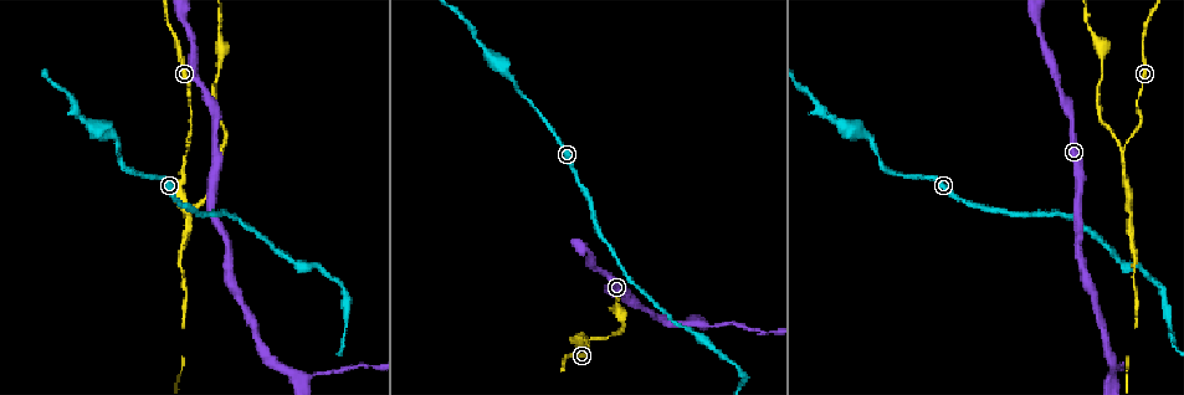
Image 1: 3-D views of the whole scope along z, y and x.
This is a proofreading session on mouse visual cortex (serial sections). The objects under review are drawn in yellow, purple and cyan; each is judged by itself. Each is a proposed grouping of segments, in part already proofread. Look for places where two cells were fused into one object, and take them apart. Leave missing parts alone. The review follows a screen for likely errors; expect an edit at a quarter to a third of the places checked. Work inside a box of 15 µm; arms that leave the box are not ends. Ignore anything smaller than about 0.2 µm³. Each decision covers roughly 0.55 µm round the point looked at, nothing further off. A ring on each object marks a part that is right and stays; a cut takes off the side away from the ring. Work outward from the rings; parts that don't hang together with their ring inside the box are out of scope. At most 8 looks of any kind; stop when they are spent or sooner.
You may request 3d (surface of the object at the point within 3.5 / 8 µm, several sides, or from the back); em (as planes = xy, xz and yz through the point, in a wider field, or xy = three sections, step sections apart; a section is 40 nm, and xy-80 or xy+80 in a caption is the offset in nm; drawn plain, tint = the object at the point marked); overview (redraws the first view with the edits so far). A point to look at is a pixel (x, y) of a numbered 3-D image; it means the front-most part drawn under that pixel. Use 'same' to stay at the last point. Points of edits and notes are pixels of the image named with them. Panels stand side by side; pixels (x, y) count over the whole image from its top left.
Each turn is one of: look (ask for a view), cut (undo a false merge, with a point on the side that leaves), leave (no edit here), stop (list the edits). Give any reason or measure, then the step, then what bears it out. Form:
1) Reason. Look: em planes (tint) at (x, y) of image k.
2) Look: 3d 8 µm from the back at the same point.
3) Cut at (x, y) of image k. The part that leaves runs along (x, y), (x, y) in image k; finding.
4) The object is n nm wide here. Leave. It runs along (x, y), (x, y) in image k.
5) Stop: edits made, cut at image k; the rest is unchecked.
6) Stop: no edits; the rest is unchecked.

A narrow waist. Look: 3d 3.5 µm at (474, 37) of image 1.

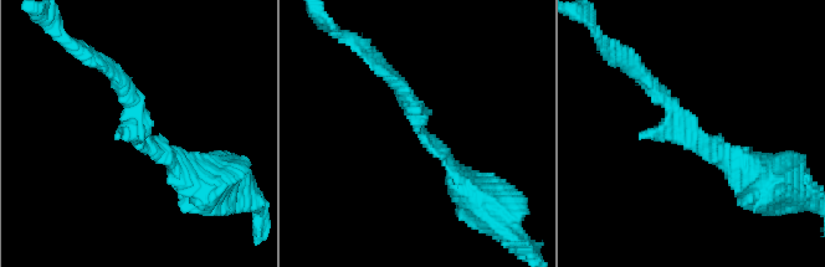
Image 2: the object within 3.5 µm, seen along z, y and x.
Leave. It runs along (754, 175), (691, 138), (646, 81) in image 2; one cell here.

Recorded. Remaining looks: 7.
Look: 3d 8 µm at (1137, 105) of image 1.

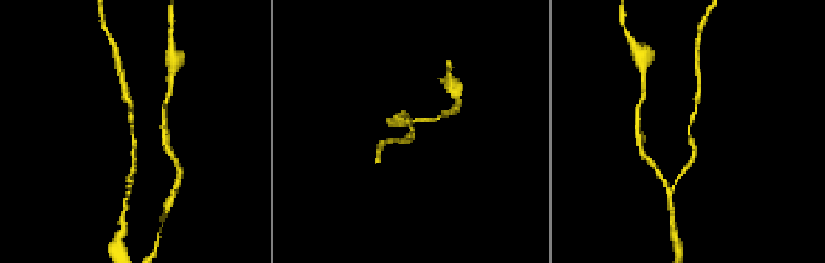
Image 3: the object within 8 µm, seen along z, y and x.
Look: 3d 3.5 µm at (132, 135) of image 3.

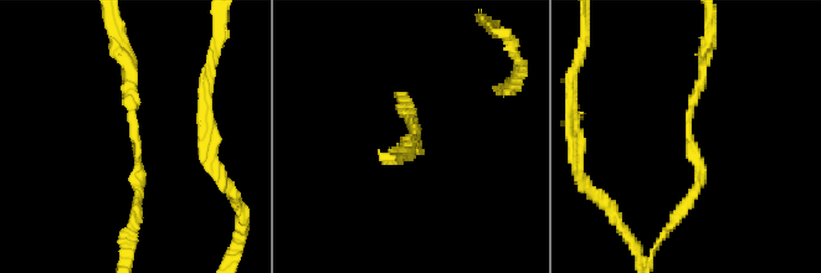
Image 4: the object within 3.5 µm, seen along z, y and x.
Need the tissue. Look: em xy step 1 (tint) at (135, 130) of image 4.

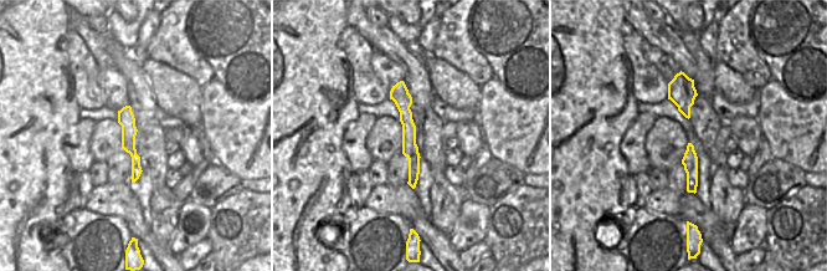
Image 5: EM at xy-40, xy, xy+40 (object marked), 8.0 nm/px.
Leave. It runs along (400, 85), (412, 154), (412, 183) in image 5; all the same cell.

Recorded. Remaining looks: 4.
Abrupt turn. Look: 3d 8 µm at (1127, 207) of image 1.

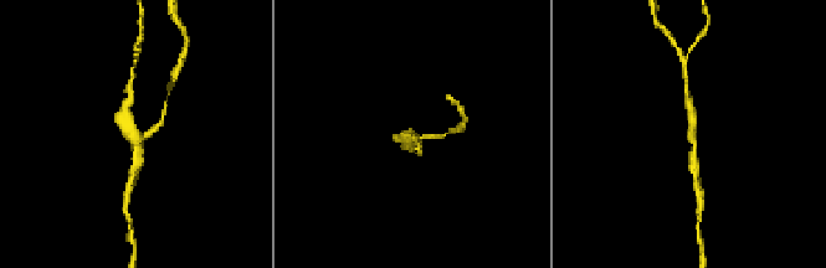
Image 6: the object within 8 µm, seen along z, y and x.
Look: em xy step 2 (tint) at (694, 134) of image 6.

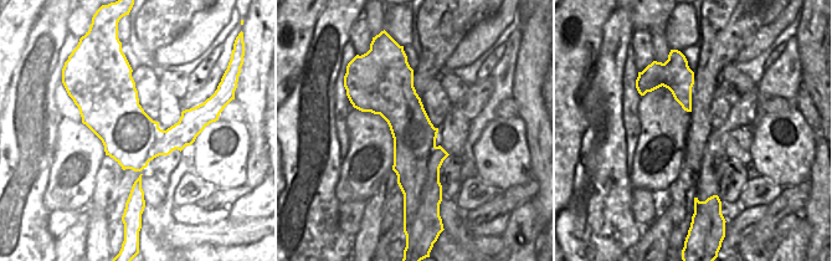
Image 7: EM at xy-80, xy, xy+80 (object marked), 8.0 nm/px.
Cut at (160, 123) of image 6. A second cell is stuck on.

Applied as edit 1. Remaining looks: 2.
Stop: edits made, cut at image 6; the rest is unchecked.

